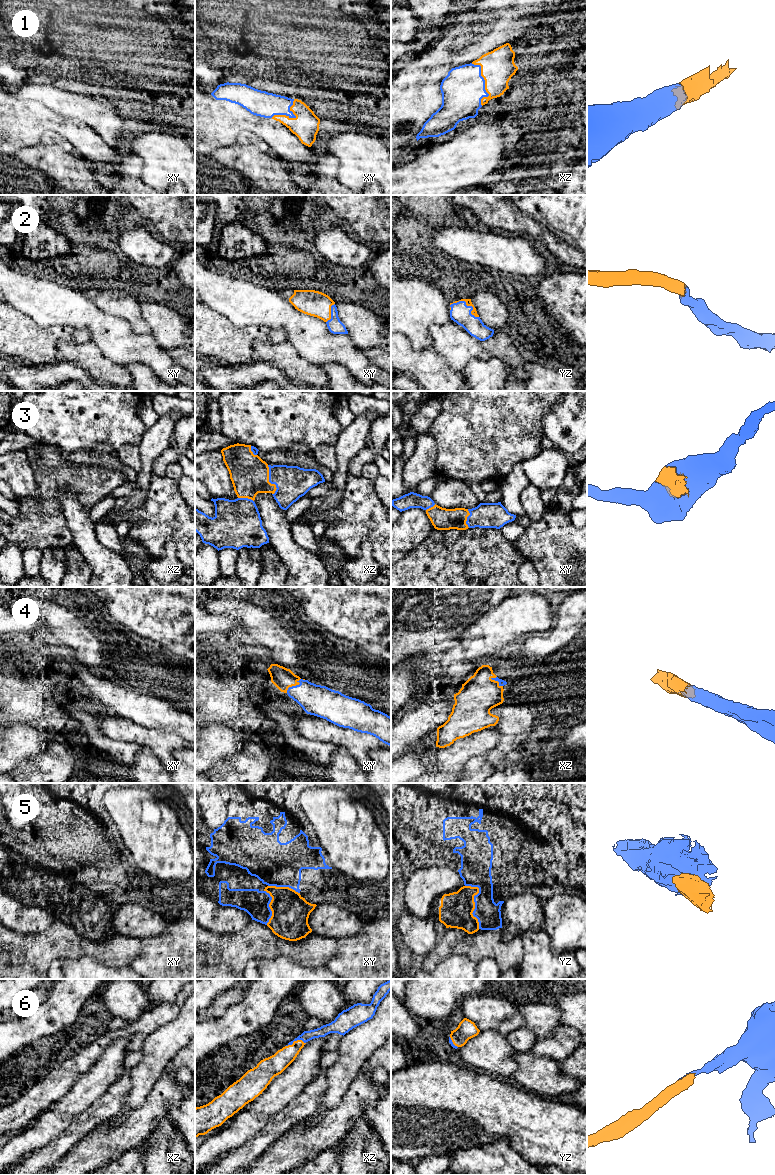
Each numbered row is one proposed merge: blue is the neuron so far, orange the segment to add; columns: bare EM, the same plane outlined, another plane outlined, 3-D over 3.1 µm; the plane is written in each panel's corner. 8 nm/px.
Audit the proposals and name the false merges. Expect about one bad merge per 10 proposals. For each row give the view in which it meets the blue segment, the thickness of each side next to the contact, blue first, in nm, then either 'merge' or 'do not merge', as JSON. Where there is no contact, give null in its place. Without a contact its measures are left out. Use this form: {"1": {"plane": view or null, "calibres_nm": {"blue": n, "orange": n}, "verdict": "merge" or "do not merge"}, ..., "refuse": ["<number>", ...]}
{"1": {"plane": "xz", "calibres_nm": {"blue": 340, "orange": 280}, "verdict": "merge"}, "2": {"plane": "yz", "calibres_nm": {"blue": 160, "orange": 50}, "verdict": "merge"}, "3": {"plane": "xz", "calibres_nm": {"blue": 280, "orange": 300}, "verdict": "merge"}, "4": {"plane": "xy", "calibres_nm": {"blue": 260, "orange": 170}, "verdict": "merge"}, "5": {"plane": "yz", "calibres_nm": {"blue": 240, "orange": 260}, "verdict": "merge"}, "6": {"plane": "xz", "calibres_nm": {"blue": 90, "orange": 160}, "verdict": "merge"}, "refuse": []}

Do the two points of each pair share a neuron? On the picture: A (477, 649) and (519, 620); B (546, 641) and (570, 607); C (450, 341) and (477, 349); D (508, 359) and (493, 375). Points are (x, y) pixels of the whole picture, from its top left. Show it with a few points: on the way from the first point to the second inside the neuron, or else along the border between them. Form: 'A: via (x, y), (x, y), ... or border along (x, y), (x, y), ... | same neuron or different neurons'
A: via (487, 639), (502, 624), (509, 620) | same neuron
B: via (554, 633), (570, 615) | same neuron
C: via (457, 346), (470, 348) | same neuron
D: border along (490, 356), (499, 358), (507, 366) | different neurons

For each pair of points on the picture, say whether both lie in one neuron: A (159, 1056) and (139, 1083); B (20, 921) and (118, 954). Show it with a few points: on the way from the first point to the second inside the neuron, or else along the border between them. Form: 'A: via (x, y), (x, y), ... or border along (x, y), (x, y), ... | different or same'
A: via (153, 1063), (144, 1076) | same
B: border along (56, 920), (44, 930), (22, 935) | different

